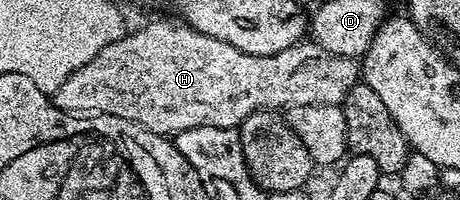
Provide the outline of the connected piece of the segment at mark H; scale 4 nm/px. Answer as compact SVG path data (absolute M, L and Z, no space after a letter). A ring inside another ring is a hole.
M155 20L152 24L147 24L144 28L137 29L132 36L131 33L124 34L117 42L105 46L105 50L101 50L92 60L85 62L85 66L73 70L73 74L69 74L67 81L53 94L53 102L63 112L86 114L89 116L116 116L117 118L125 118L129 122L139 124L141 127L147 128L159 136L171 138L178 133L190 128L196 128L197 126L238 128L245 118L249 118L249 114L260 110L286 110L292 106L342 105L345 94L349 94L349 90L354 84L360 83L361 80L361 64L358 59L350 56L338 56L314 42L300 42L289 46L285 50L281 50L277 54L258 56L257 54L245 54L241 50L237 50L237 46L229 46L229 42L221 42L217 38L209 38L205 34L201 34L196 28L187 27L186 23L178 23L170 24L167 20Z

